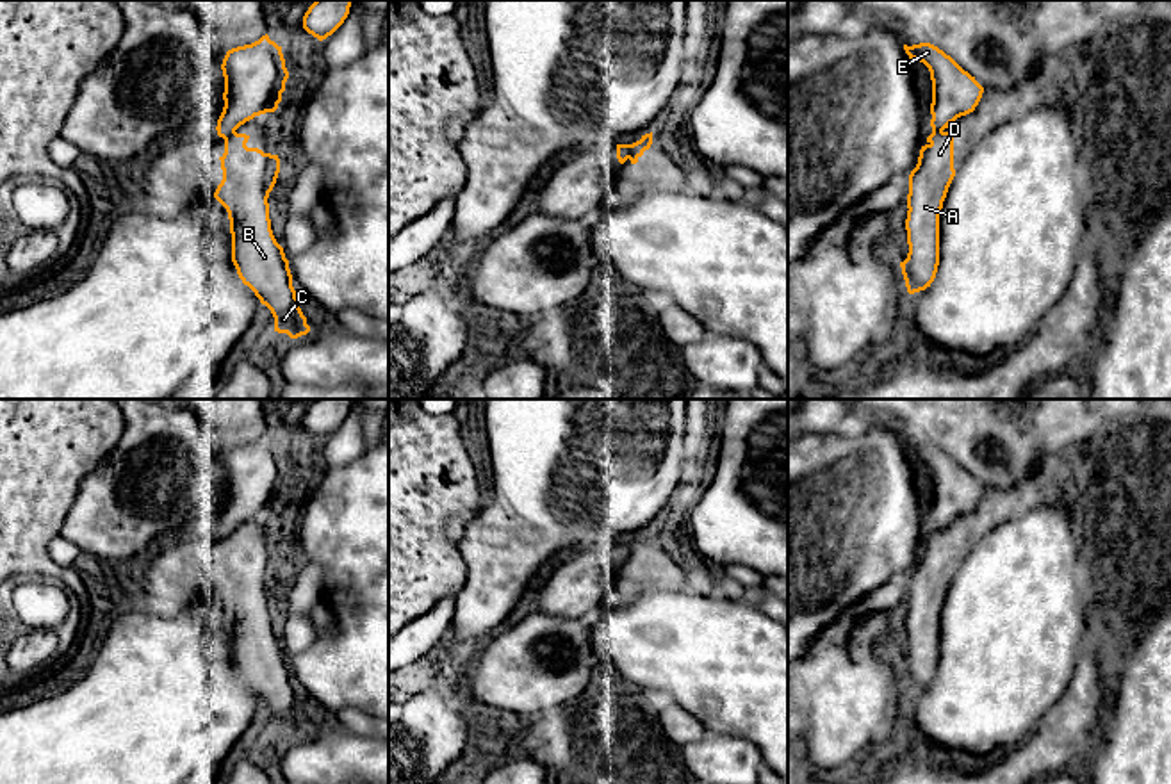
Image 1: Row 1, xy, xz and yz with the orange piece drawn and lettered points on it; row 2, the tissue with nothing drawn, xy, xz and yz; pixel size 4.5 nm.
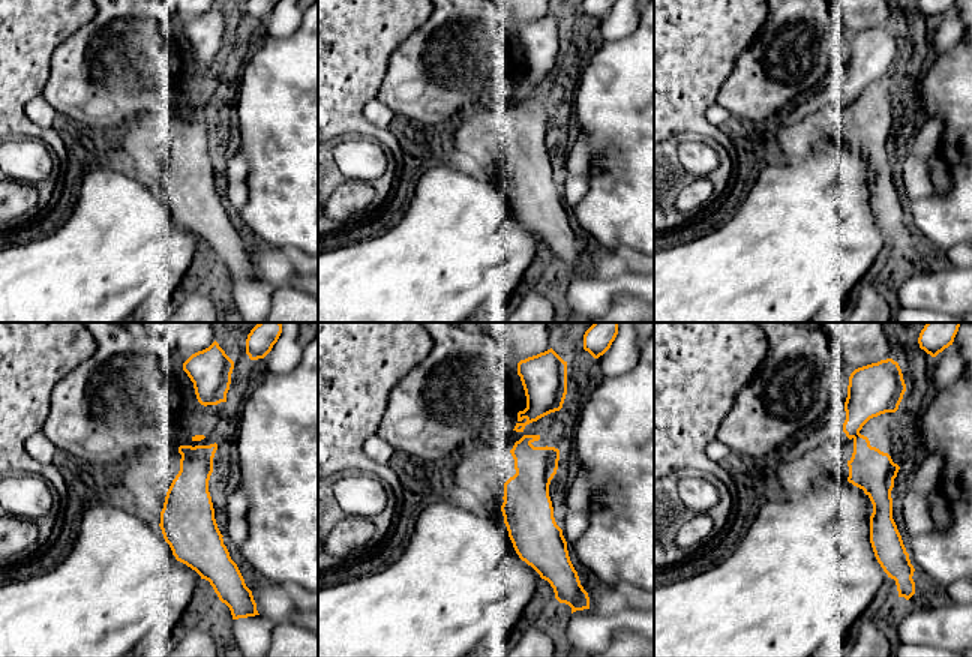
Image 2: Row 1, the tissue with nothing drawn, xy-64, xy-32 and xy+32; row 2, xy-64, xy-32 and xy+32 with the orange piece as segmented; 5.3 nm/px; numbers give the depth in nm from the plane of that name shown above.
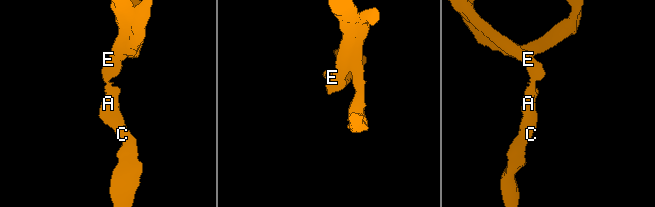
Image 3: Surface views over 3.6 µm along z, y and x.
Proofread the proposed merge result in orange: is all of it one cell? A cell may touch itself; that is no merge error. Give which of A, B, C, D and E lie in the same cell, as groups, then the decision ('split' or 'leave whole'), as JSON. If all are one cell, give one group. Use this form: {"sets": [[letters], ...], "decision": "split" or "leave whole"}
{"sets": [["A", "B", "C", "D"], ["E"]], "decision": "split"}

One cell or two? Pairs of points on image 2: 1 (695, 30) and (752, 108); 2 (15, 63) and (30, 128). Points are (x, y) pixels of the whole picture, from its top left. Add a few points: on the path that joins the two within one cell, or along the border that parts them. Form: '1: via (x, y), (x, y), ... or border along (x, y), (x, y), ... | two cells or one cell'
1: border along (747, 47), (737, 59), (714, 102) | two cells
2: via (15, 80), (15, 111) | one cell

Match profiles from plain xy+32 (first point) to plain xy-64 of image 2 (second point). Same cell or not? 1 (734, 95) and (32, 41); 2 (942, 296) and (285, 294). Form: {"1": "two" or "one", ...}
{"1": "two", "2": "two"}

